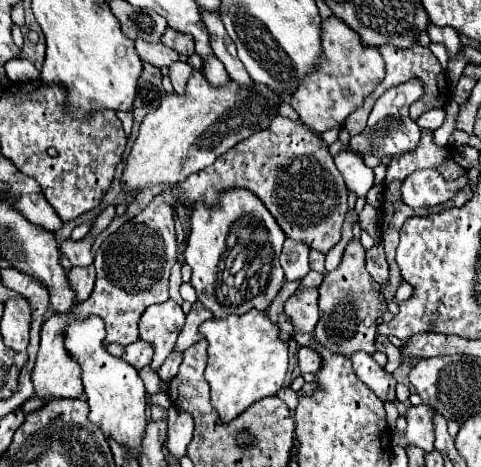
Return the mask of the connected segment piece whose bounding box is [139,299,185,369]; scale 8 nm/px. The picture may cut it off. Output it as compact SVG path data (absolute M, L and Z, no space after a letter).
M173 299L145 309L139 325L139 339L151 341L155 345L155 357L153 357L151 369L157 369L173 351L175 337L179 335L183 321L185 321L185 315L179 303L175 303Z

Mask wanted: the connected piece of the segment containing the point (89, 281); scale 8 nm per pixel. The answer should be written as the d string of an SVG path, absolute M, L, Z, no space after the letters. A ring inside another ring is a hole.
M89 265L87 269L83 269L83 267L73 267L69 273L67 273L67 277L69 277L69 283L71 283L71 287L75 289L75 293L77 293L77 301L81 303L81 301L85 301L89 295L91 295L91 291L93 291L93 281L95 281L95 267L93 265Z

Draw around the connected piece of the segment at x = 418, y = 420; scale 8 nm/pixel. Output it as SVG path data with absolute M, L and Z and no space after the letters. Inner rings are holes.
M417 405L409 407L405 413L407 419L407 429L405 431L393 431L393 445L405 447L405 445L415 445L419 449L433 451L433 415L435 409L429 405Z

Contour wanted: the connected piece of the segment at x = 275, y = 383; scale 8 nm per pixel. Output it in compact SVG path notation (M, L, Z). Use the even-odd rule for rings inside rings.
M251 309L245 315L205 321L199 331L209 341L209 363L205 379L211 387L211 403L227 423L241 415L255 401L277 395L287 373L287 343L279 337L279 325L271 323L267 313Z

